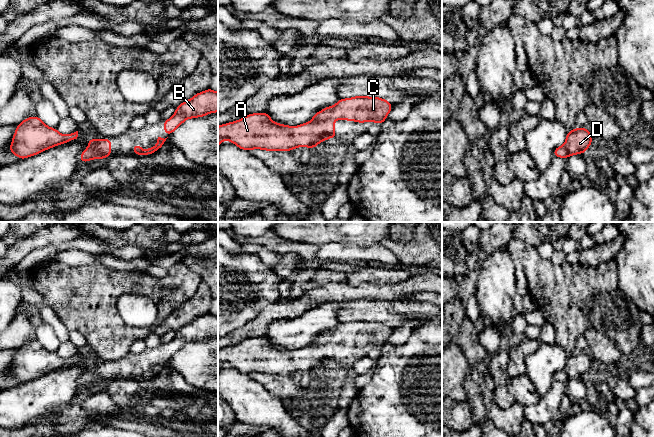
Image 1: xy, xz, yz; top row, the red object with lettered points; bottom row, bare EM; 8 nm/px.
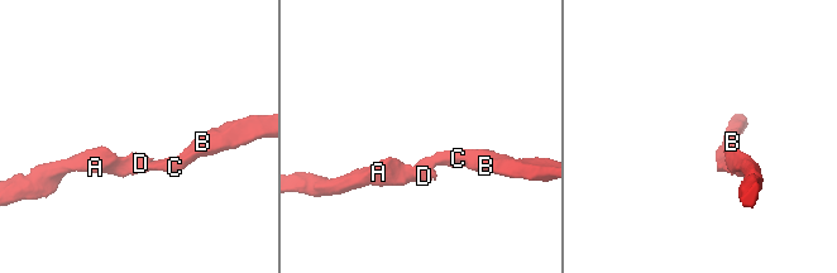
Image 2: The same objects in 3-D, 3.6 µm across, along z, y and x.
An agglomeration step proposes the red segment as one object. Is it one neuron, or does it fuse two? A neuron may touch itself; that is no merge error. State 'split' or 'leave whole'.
leave whole

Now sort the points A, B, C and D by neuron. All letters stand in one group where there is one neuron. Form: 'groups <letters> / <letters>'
groups A B C D

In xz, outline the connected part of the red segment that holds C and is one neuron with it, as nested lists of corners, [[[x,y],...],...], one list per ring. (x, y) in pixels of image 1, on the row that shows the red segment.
[[[368,96],[340,98],[335,105],[317,112],[309,122],[299,126],[287,126],[273,122],[266,112],[253,113],[237,121],[218,126],[218,148],[223,140],[229,140],[240,149],[246,151],[251,149],[291,151],[297,147],[315,148],[320,142],[335,138],[335,119],[356,121],[358,123],[372,121],[381,124],[386,120],[391,109],[392,104],[383,98]]]

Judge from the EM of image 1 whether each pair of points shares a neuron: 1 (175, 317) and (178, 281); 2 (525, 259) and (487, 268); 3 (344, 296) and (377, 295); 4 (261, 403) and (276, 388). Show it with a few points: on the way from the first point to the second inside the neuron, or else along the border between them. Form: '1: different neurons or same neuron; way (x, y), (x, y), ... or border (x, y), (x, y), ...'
1: different neurons; border (194, 293), (159, 324)
2: different neurons; border (506, 248), (511, 259), (516, 264)
3: same neuron; way (352, 293), (369, 293)
4: different neurons; border (252, 379), (255, 379), (272, 394), (281, 399)

